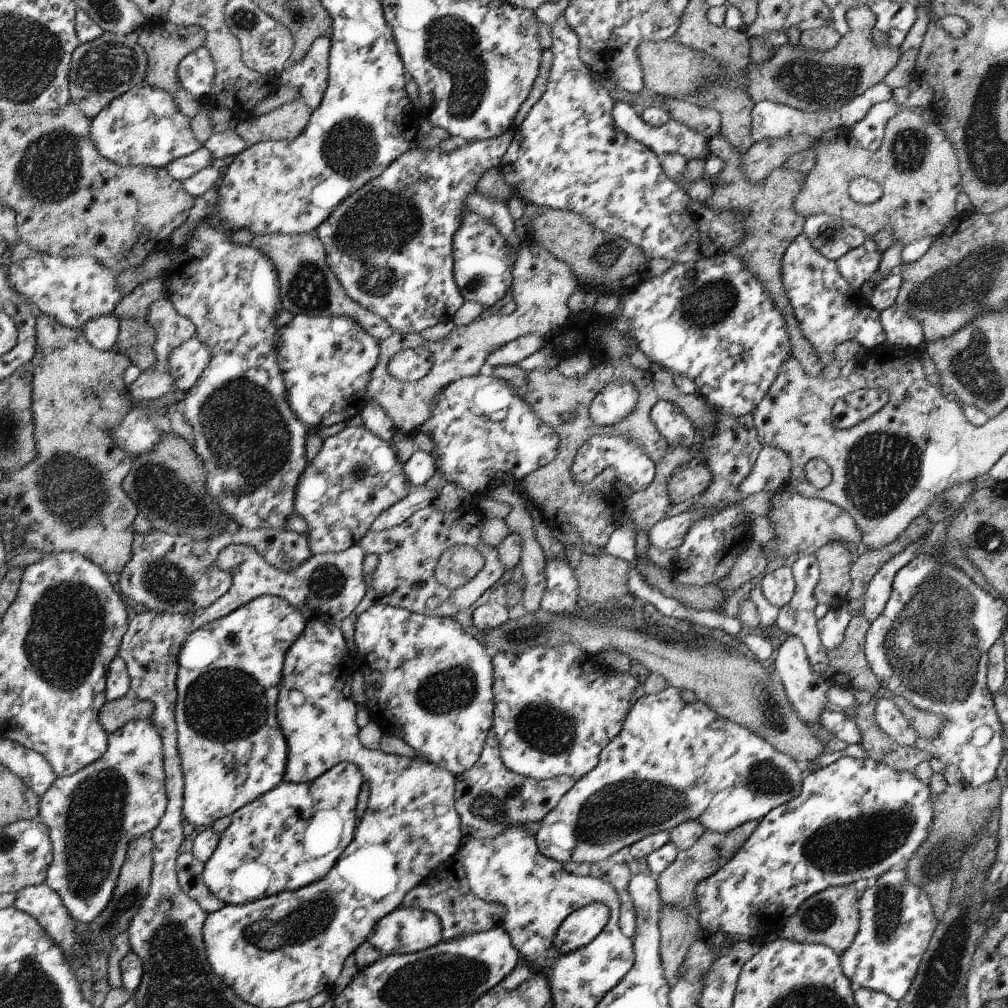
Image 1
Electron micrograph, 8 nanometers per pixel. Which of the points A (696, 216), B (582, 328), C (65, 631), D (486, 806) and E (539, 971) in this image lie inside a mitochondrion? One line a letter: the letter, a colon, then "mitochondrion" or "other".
A: other
B: other
C: mitochondrion
D: mitochondrion
E: other

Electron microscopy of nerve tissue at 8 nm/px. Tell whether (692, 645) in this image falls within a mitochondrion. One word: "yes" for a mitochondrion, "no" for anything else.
yes

